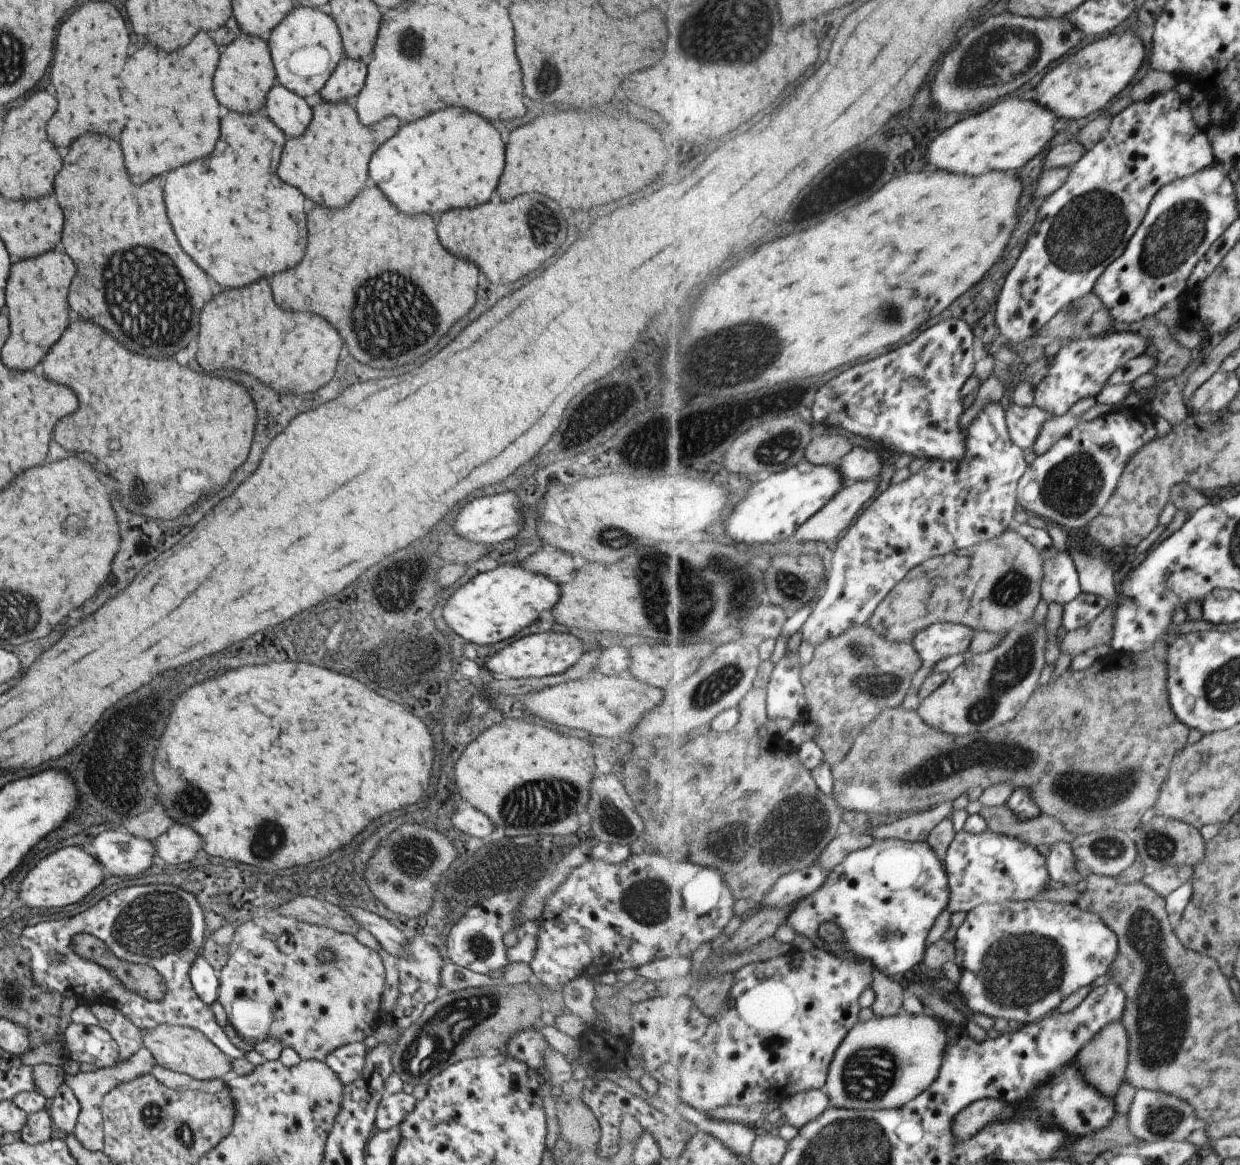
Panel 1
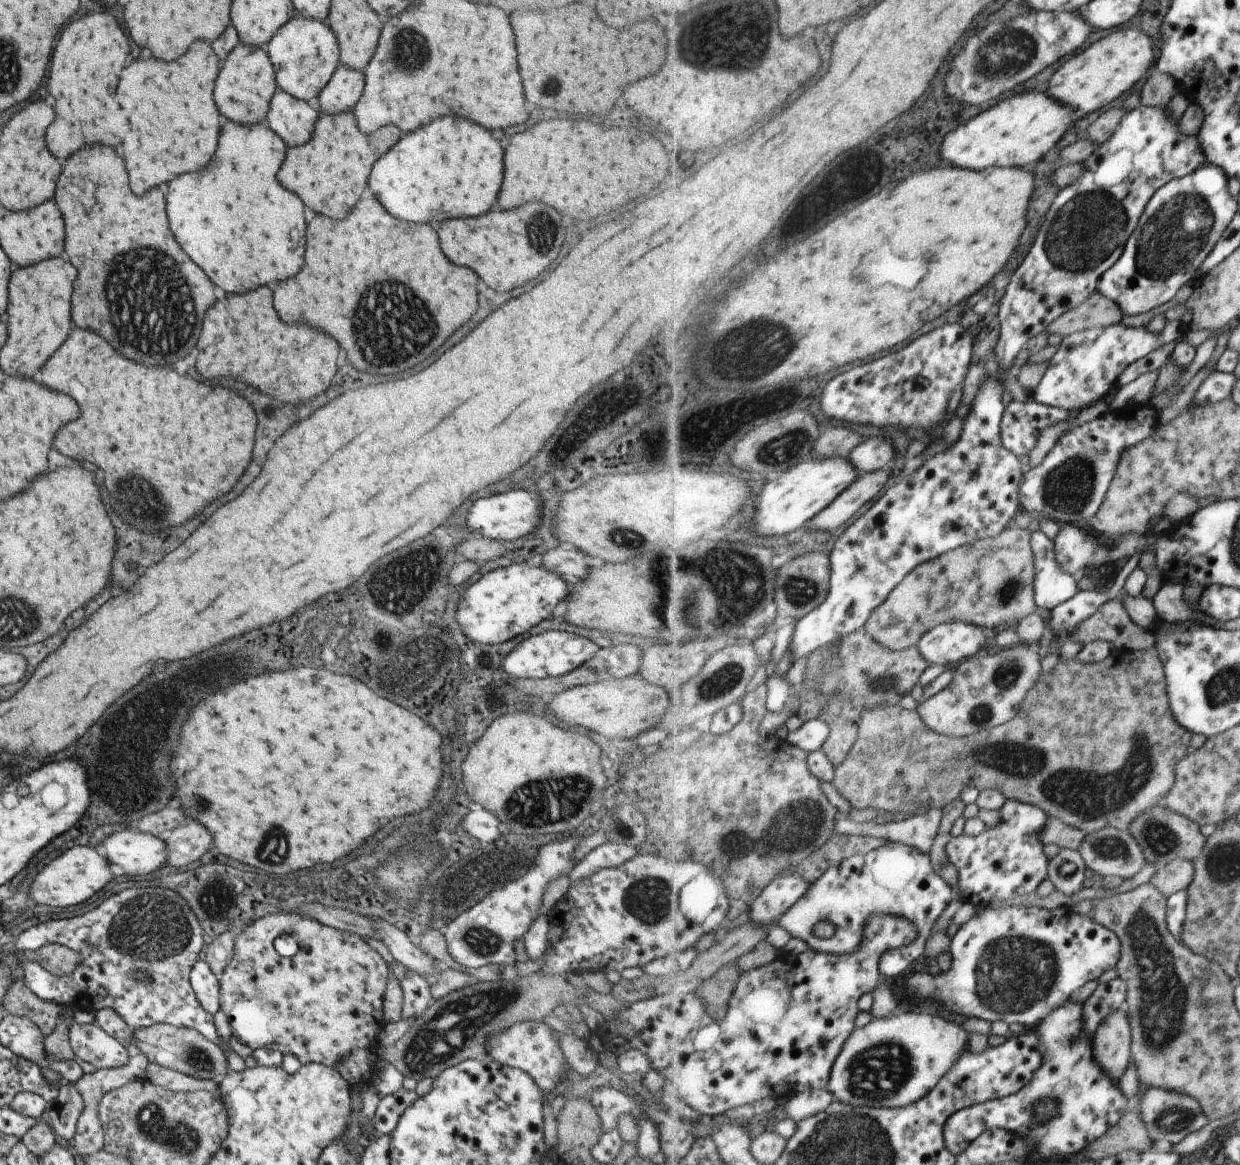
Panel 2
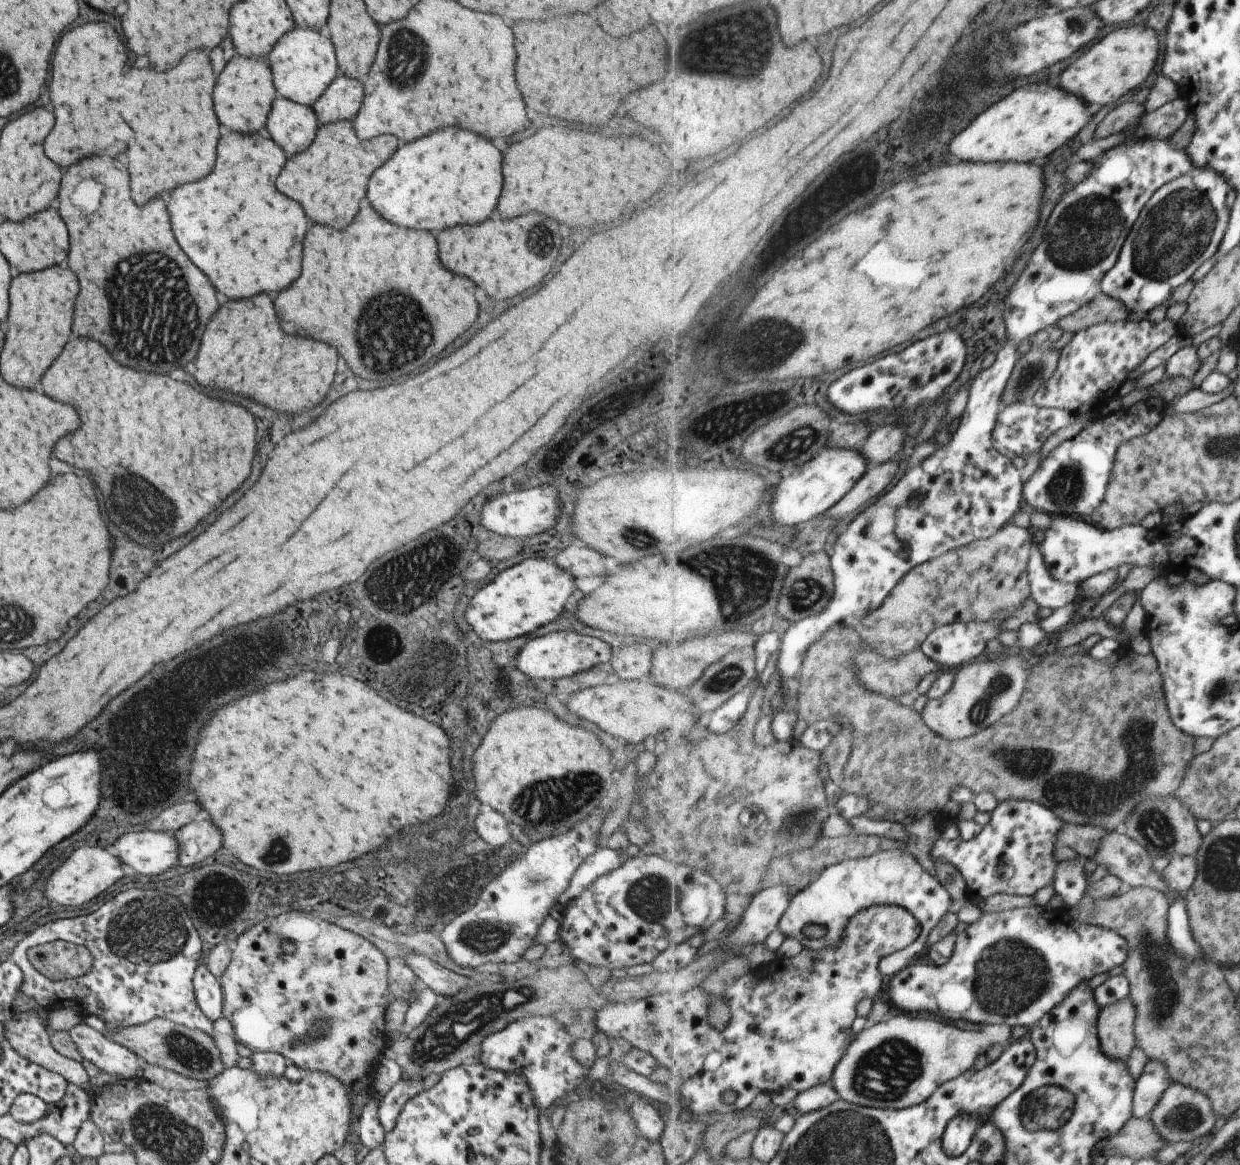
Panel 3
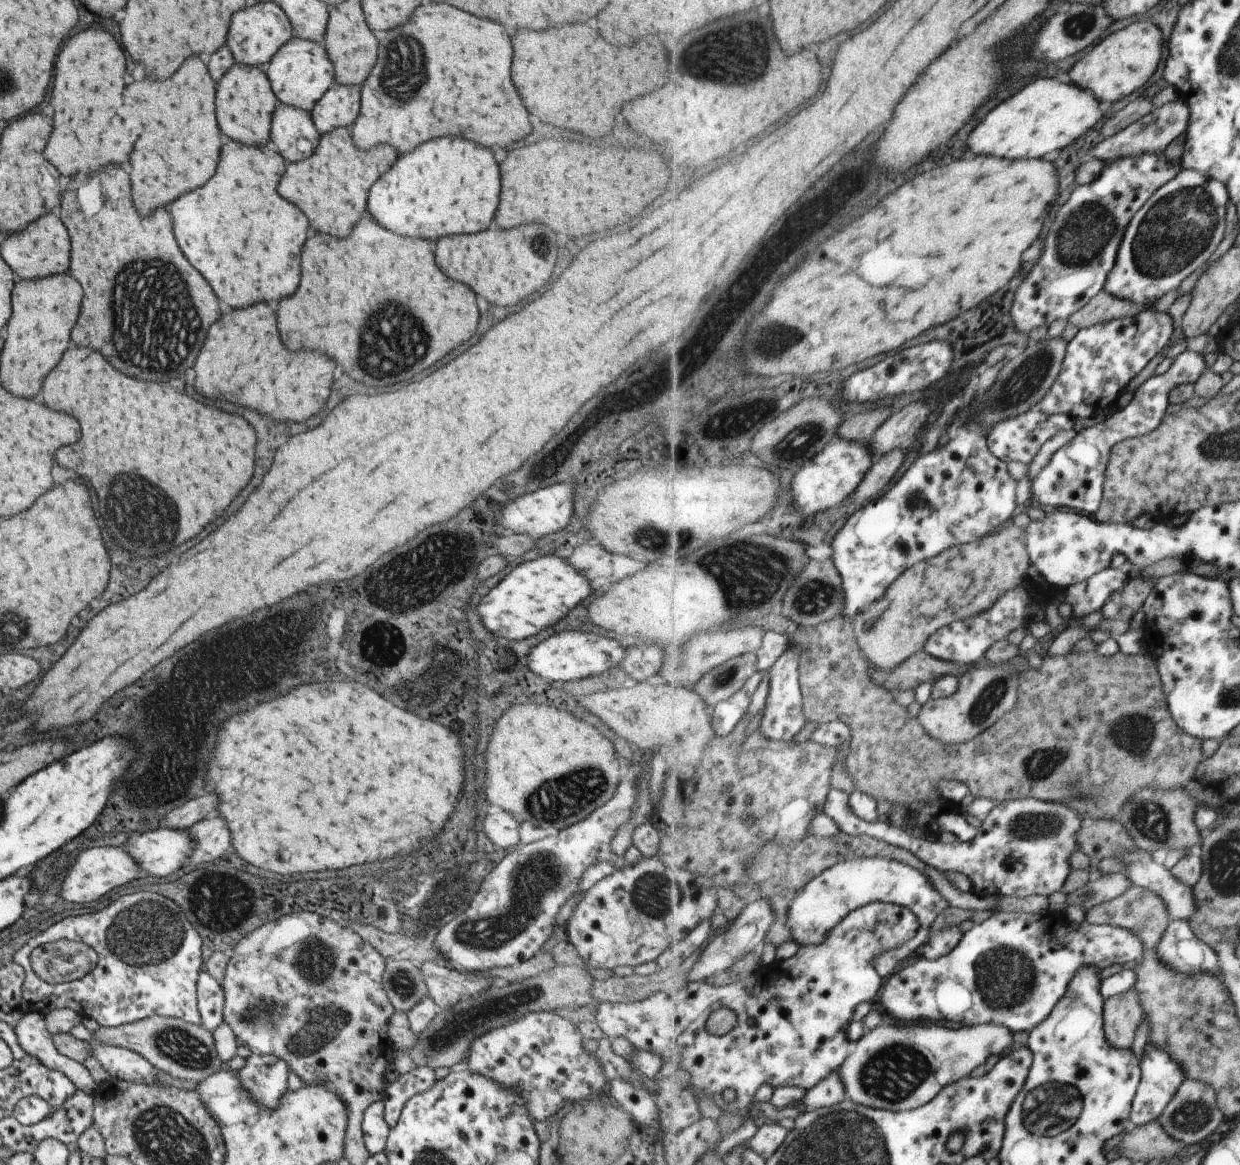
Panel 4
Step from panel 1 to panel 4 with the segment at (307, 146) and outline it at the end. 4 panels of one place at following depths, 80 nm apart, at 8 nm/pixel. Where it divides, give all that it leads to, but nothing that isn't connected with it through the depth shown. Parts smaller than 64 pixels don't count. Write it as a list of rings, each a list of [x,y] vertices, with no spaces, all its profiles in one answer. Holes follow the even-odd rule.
[[[337,127],[321,135],[315,152],[303,162],[289,164],[277,186],[277,194],[283,200],[297,206],[305,214],[309,226],[315,232],[329,234],[335,238],[349,236],[351,228],[357,224],[359,216],[365,210],[365,198],[367,198],[369,186],[381,174],[385,174],[397,158],[391,146],[377,146],[377,148],[373,147],[371,150],[361,152],[353,146],[347,132],[349,130]],[[321,186],[329,192],[321,192]]]

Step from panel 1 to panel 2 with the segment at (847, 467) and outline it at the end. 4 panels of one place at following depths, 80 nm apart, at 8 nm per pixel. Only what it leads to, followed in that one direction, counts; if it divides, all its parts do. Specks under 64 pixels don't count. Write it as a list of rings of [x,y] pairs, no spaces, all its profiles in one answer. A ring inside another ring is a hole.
[[[872,436],[865,439],[848,456],[860,474],[888,470],[898,453],[893,448],[892,439],[887,436]]]

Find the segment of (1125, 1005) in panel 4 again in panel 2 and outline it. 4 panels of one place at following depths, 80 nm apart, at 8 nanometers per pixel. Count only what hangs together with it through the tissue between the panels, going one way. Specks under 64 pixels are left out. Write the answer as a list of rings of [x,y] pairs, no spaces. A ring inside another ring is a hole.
[[[1127,1009],[1108,1014],[1095,1032],[1094,1055],[1108,1075],[1119,1079],[1132,1058],[1132,1026]]]

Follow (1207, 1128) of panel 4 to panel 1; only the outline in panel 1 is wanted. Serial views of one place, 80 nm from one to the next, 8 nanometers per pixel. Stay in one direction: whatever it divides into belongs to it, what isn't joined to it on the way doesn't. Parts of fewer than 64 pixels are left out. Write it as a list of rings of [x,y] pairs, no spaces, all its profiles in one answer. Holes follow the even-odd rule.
[[[1151,1089],[1136,1090],[1128,1111],[1128,1117],[1133,1134],[1141,1142],[1159,1142],[1163,1139],[1173,1139],[1177,1142],[1183,1142],[1191,1136],[1193,1130],[1202,1124],[1195,1107],[1190,1105],[1190,1102],[1178,1096]]]

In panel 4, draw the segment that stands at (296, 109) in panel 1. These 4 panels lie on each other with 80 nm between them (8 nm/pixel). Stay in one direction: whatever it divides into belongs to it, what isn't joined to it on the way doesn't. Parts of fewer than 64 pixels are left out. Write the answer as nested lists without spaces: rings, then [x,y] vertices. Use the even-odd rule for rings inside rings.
[[[276,104],[270,122],[270,140],[283,160],[305,160],[313,154],[319,133],[315,130],[310,113],[290,106]]]

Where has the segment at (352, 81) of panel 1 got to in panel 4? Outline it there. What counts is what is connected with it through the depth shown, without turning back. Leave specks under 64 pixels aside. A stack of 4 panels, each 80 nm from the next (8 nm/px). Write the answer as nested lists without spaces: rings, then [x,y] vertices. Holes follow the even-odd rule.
[[[333,82],[309,113],[315,130],[325,135],[337,127],[347,128],[356,119],[359,107],[358,86],[346,87]]]

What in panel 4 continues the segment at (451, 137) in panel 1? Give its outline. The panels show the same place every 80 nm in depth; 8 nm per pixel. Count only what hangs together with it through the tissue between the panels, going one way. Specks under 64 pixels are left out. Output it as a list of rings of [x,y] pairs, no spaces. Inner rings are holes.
[[[435,138],[421,144],[411,154],[397,158],[395,168],[383,174],[371,188],[367,196],[367,212],[371,218],[401,236],[417,236],[435,242],[449,234],[475,234],[489,226],[499,194],[499,170],[489,150],[479,148],[461,138]]]

